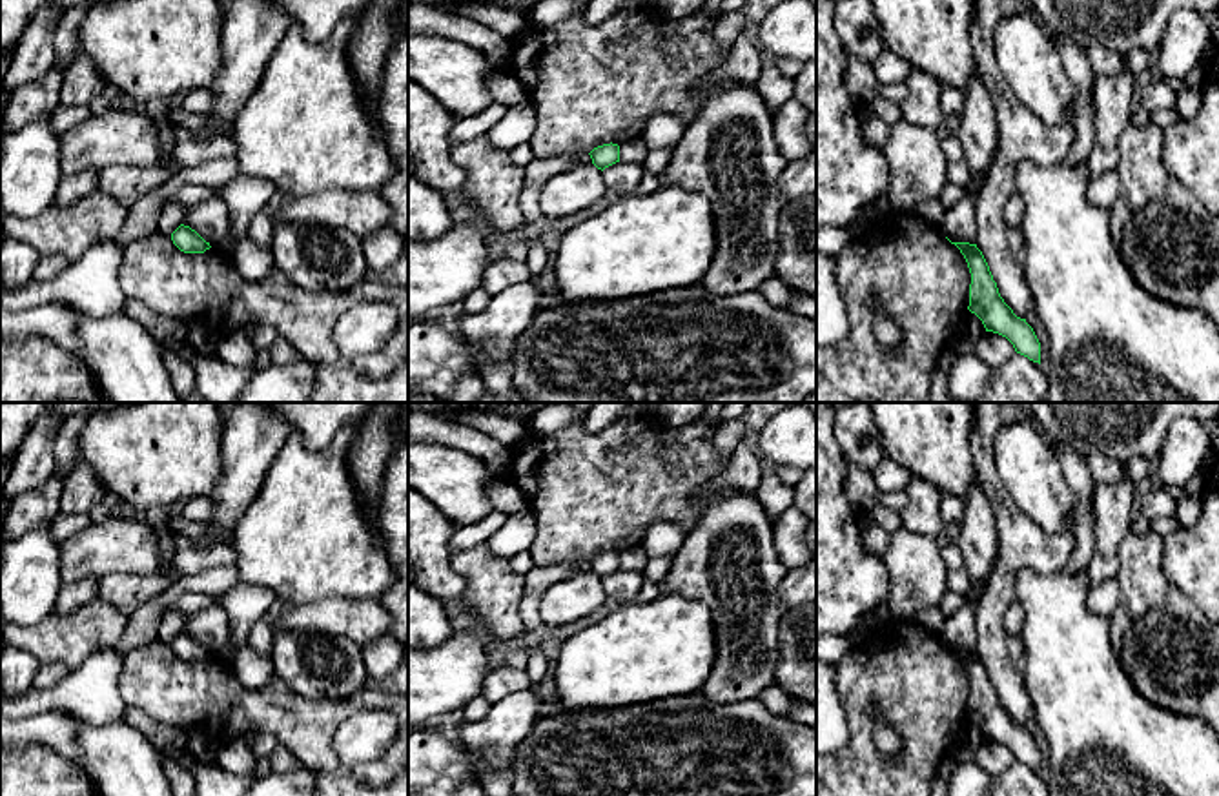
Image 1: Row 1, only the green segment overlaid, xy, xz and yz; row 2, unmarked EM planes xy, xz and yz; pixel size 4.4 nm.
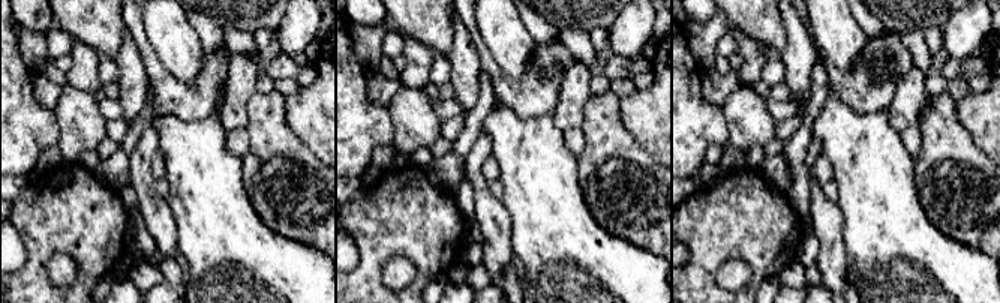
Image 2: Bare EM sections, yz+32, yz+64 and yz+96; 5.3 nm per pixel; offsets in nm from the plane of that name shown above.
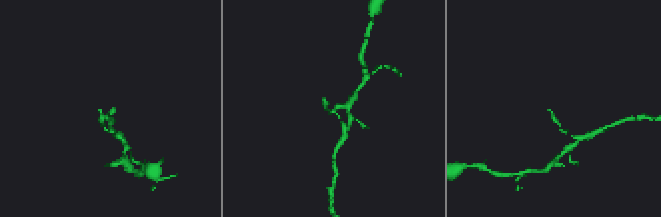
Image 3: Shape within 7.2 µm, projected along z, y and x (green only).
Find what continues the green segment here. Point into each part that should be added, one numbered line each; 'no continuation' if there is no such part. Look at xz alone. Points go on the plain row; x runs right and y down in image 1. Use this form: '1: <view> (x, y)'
no continuation

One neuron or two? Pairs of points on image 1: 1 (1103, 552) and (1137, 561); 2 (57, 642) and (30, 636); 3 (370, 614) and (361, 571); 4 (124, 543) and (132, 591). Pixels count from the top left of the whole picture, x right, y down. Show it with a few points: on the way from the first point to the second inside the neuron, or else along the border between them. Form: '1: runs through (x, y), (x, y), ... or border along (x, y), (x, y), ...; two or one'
1: border along (1130, 532), (1119, 547), (1121, 571), (1114, 578); two
2: runs through (50, 640), (37, 640); one
3: border along (323, 598), (378, 600); two
4: border along (172, 578), (104, 574), (97, 580); two

